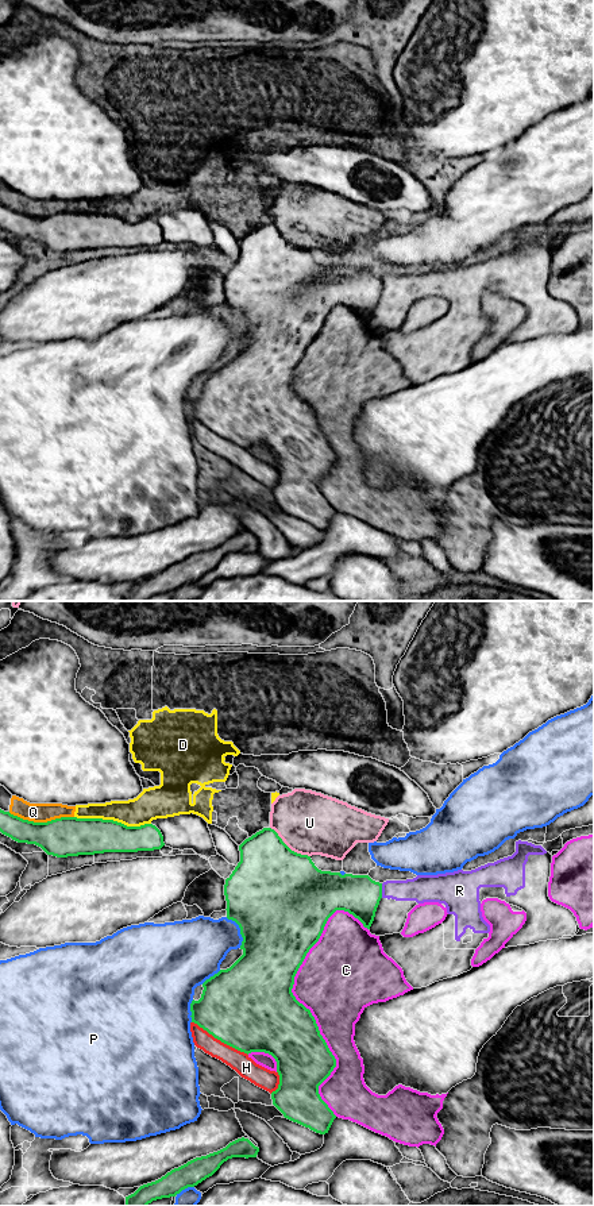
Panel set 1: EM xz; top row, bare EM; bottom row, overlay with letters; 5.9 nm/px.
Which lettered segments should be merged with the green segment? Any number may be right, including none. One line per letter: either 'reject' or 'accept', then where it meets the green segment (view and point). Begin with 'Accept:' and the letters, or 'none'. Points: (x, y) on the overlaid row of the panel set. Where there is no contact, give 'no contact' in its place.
Accept: none
C: reject | xz (308, 1009)
D: reject | xz (112, 820)
H: reject | xz (220, 1040)
P: reject | xz (240, 931)
Q: reject | xz (41, 823)
R: reject | xz (381, 890)
U: reject | xz (296, 852)

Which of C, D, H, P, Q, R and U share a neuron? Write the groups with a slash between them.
C / D Q / H R / P / U

